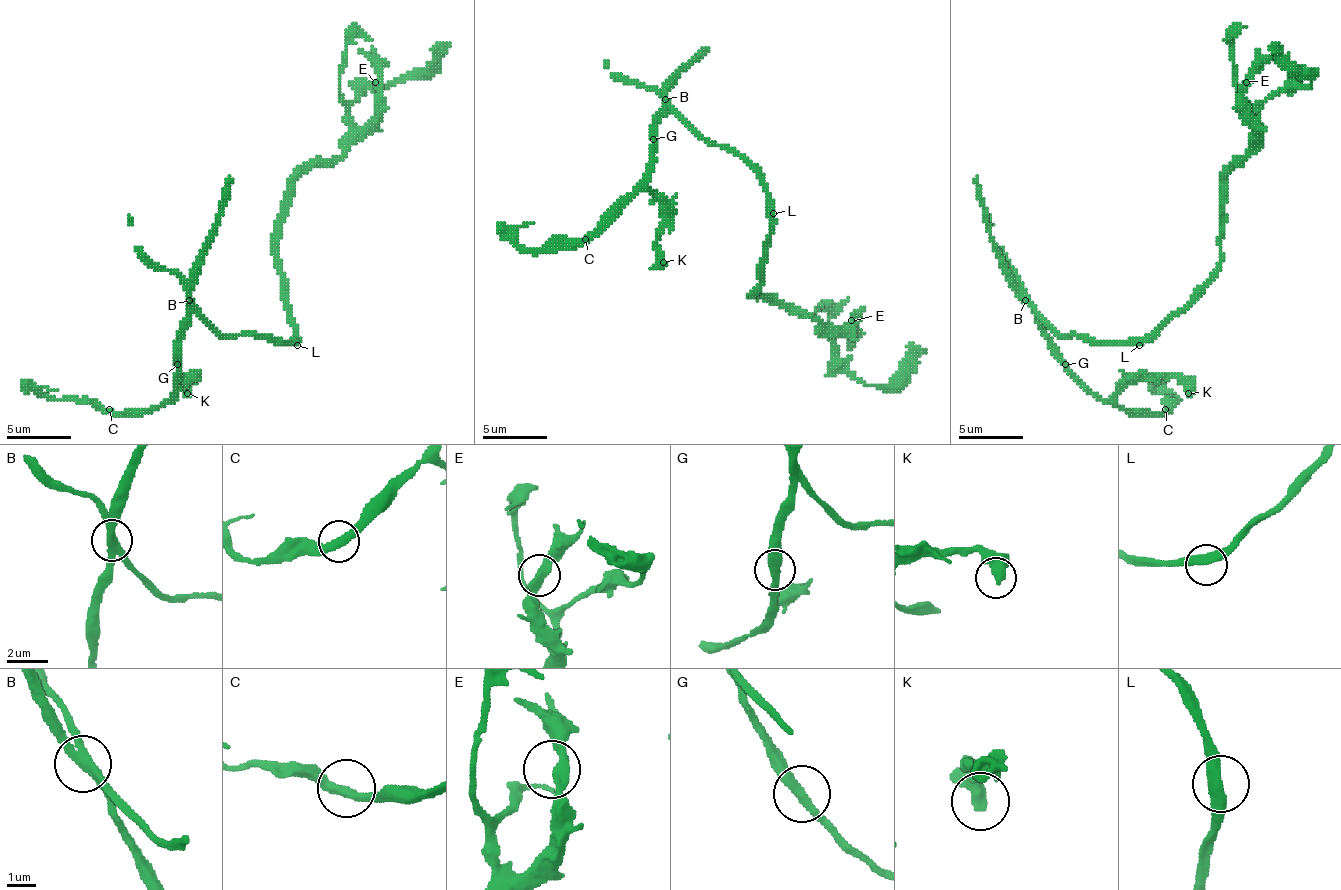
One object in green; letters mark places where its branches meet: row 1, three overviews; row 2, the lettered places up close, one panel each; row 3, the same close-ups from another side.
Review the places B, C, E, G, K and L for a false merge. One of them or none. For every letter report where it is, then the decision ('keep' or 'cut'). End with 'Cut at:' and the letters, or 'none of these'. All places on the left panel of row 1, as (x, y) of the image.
B: (189, 300) | cut
C: (109, 409) | keep
E: (375, 82) | keep
G: (177, 364) | keep
K: (187, 393) | keep
L: (297, 345) | keep
Cut at: B

